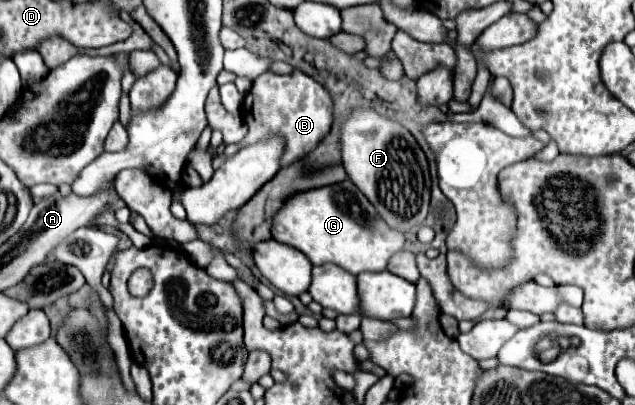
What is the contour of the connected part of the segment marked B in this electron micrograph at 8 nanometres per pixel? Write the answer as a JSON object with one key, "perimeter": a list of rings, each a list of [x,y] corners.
{"perimeter":[[[294,70],[290,74],[274,74],[264,72],[254,80],[254,86],[250,94],[244,98],[242,104],[242,116],[248,126],[248,134],[238,144],[228,144],[224,154],[218,154],[214,160],[214,168],[218,168],[224,160],[224,156],[232,156],[240,148],[258,142],[260,138],[266,138],[270,134],[280,134],[286,138],[286,152],[282,156],[282,166],[288,166],[308,152],[316,148],[316,144],[328,134],[332,126],[332,100],[328,90],[306,76],[300,70]]]}

